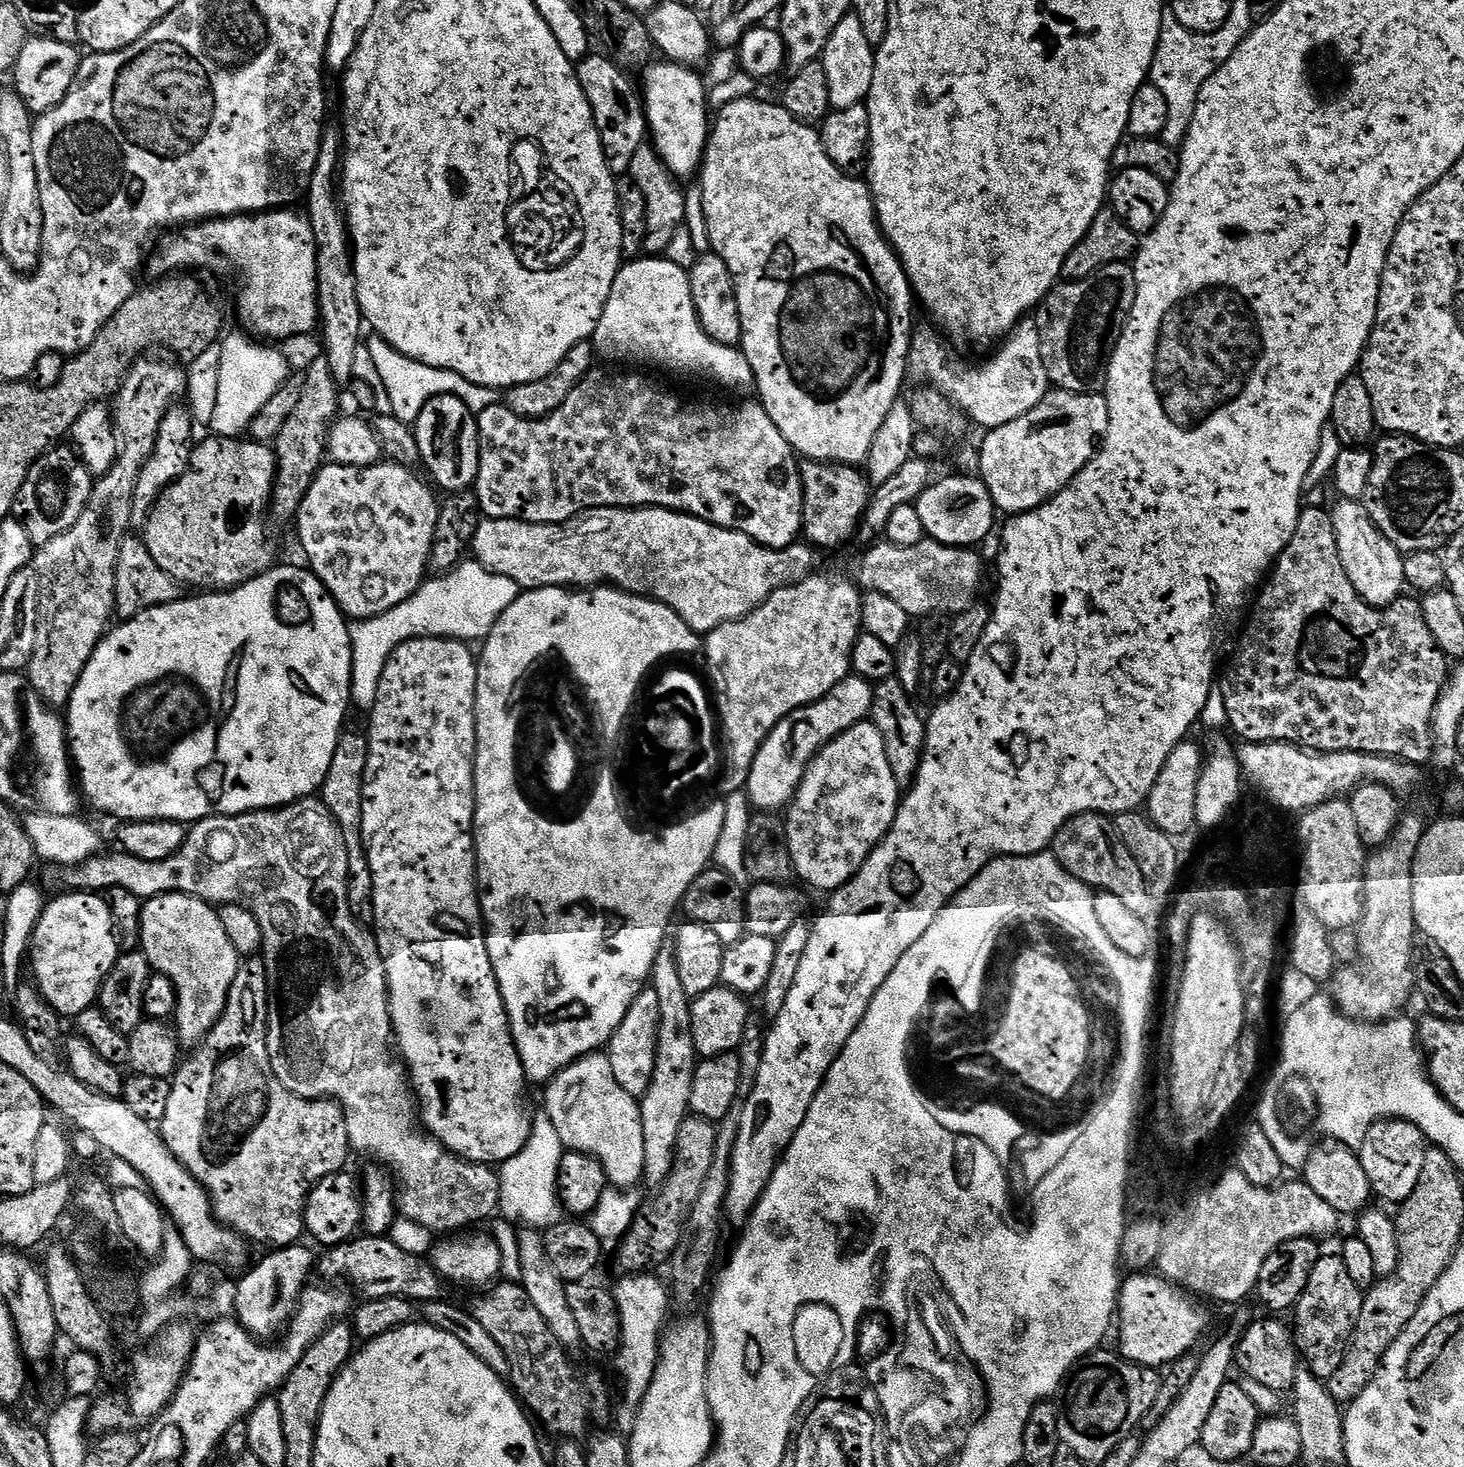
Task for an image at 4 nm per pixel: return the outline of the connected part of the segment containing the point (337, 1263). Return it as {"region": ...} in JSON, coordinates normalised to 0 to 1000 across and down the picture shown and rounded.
{"region":[[[246,841],[230,850],[225,850],[216,860],[215,869],[230,877],[236,873],[249,887],[262,885],[264,883],[275,883],[279,887],[292,888],[302,876],[301,870],[292,858],[283,856],[273,851],[262,841]]]}

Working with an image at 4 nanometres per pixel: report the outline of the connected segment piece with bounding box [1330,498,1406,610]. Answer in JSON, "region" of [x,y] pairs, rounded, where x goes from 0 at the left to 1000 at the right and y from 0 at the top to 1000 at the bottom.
{"region":[[[915,340],[908,351],[915,380],[923,398],[937,414],[943,416],[948,414],[957,407],[957,402],[960,399],[958,377],[941,361],[931,342]]]}

